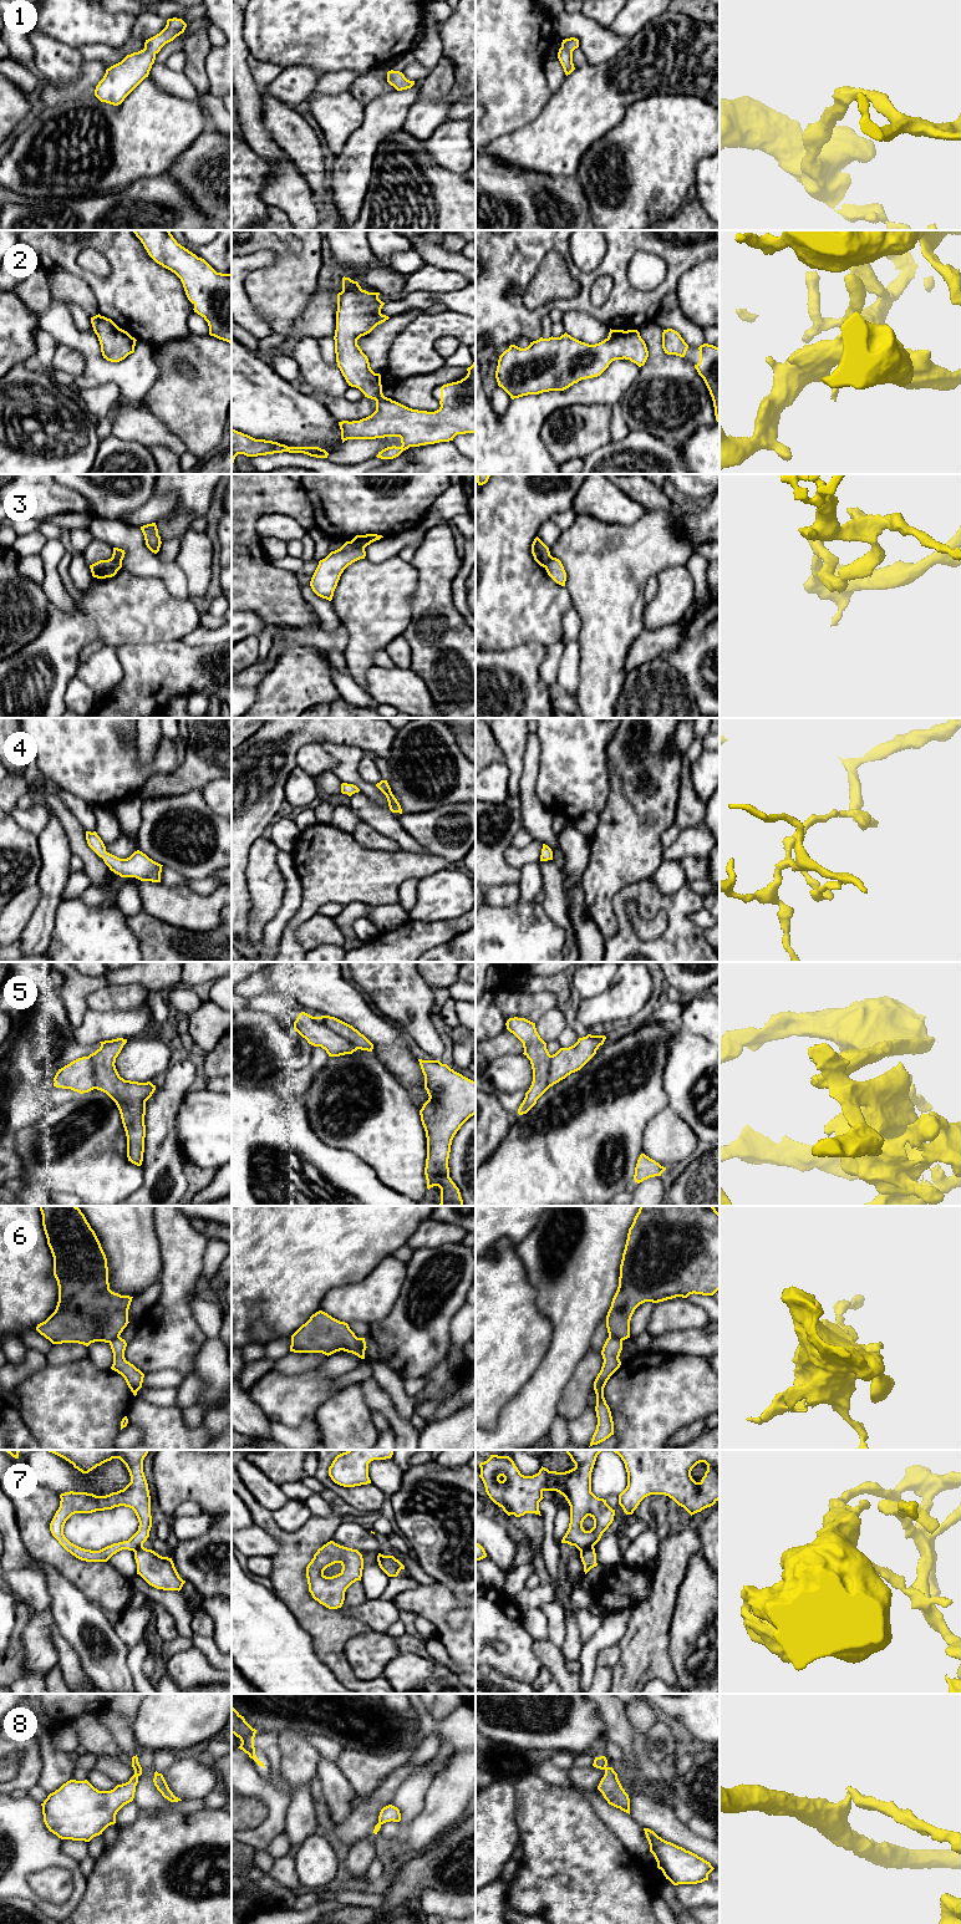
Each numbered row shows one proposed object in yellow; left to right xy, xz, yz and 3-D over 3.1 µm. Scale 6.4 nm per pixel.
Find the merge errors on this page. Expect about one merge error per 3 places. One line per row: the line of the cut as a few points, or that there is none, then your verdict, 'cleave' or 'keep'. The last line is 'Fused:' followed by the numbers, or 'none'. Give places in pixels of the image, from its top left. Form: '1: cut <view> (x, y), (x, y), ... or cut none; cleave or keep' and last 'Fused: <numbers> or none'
1: cut none; keep
2: cut none; keep
3: cut xz (351, 540), (364, 548); cleave
4: cut none; keep
5: cut none; keep
6: cut yz (609, 1335), (621, 1340); cleave
7: cut yz (593, 1547), (580, 1552); cleave
8: cut xy (135, 1771), (138, 1775); cleave
Fused: 3, 6, 7, 8

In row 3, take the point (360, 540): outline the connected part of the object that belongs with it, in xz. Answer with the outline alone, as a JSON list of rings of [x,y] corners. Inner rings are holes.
[[[366,534],[366,535],[356,535],[351,541],[352,544],[357,545],[357,546],[363,546],[366,548],[367,545],[370,545],[371,543],[380,540],[381,538],[383,538],[382,535],[377,535],[377,534]]]

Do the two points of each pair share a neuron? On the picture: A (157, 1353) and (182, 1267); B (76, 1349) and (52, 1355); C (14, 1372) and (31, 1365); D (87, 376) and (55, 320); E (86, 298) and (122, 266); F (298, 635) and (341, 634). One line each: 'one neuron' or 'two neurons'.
A: one neuron
B: one neuron
C: one neuron
D: one neuron
E: two neurons
F: one neuron

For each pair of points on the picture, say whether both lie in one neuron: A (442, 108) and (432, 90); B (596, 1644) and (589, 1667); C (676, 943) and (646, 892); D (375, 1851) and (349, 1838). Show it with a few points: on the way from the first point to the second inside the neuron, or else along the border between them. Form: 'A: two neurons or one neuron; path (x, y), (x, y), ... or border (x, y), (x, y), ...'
A: two neurons; border (456, 76), (452, 90), (445, 97), (417, 101)
B: one neuron; path (591, 1649), (589, 1652), (589, 1662)
C: one neuron; path (676, 930), (676, 916), (660, 901)
D: two neurons; border (361, 1839), (349, 1848)

